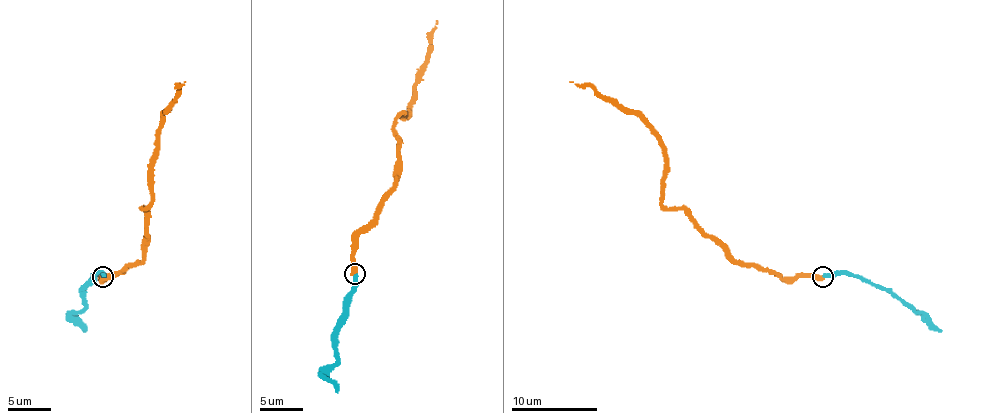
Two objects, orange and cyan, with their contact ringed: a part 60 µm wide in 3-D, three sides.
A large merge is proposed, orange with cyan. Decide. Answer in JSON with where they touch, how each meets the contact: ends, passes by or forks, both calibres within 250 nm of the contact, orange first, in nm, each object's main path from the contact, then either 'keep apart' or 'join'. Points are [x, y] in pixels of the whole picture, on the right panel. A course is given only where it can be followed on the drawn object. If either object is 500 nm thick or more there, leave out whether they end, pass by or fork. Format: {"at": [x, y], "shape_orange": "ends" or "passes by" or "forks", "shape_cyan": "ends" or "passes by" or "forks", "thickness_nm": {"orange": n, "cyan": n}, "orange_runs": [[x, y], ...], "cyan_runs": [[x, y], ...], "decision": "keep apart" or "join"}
{"at": [823, 277], "thickness_nm": {"orange": 550, "cyan": 420}, "orange_runs": [[823, 276], [776, 276], [739, 265], [684, 210], [662, 203], [660, 139], [634, 113], [570, 81]], "cyan_runs": [[823, 276], [862, 276], [913, 306], [941, 332]], "decision": "join"}

